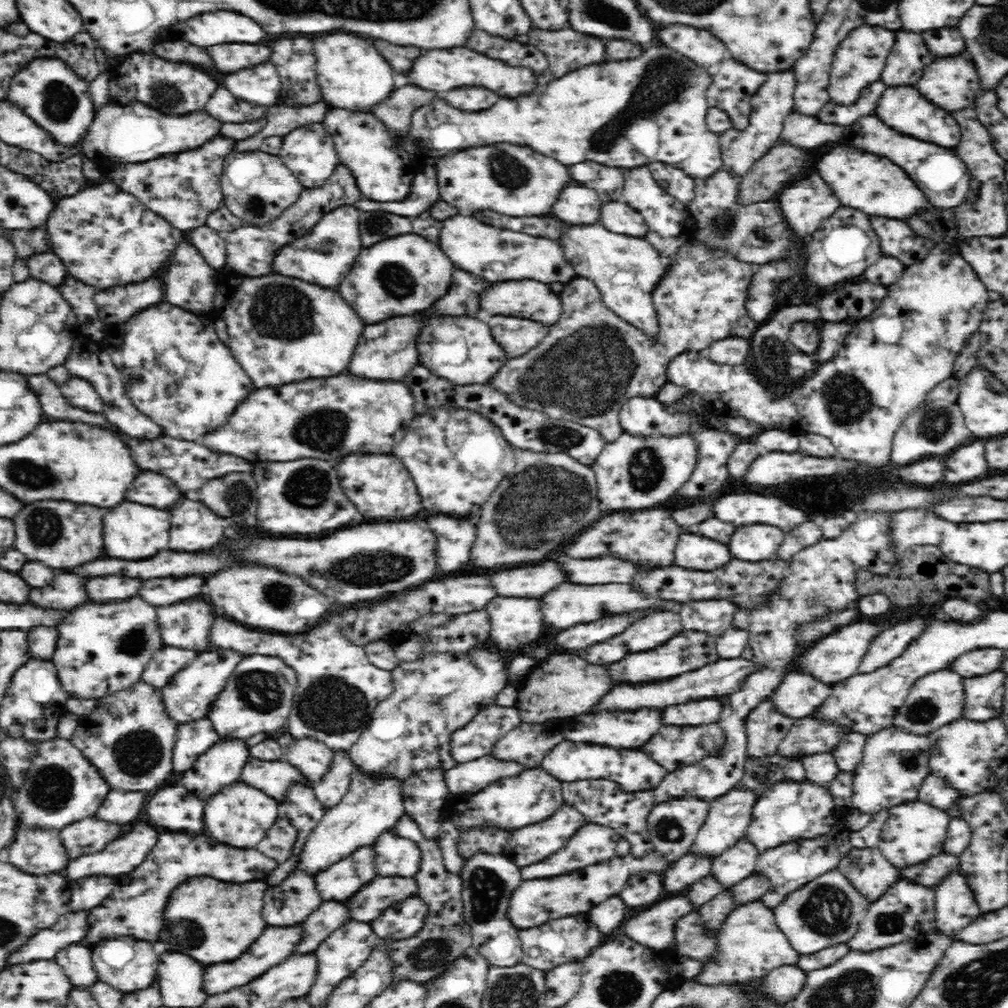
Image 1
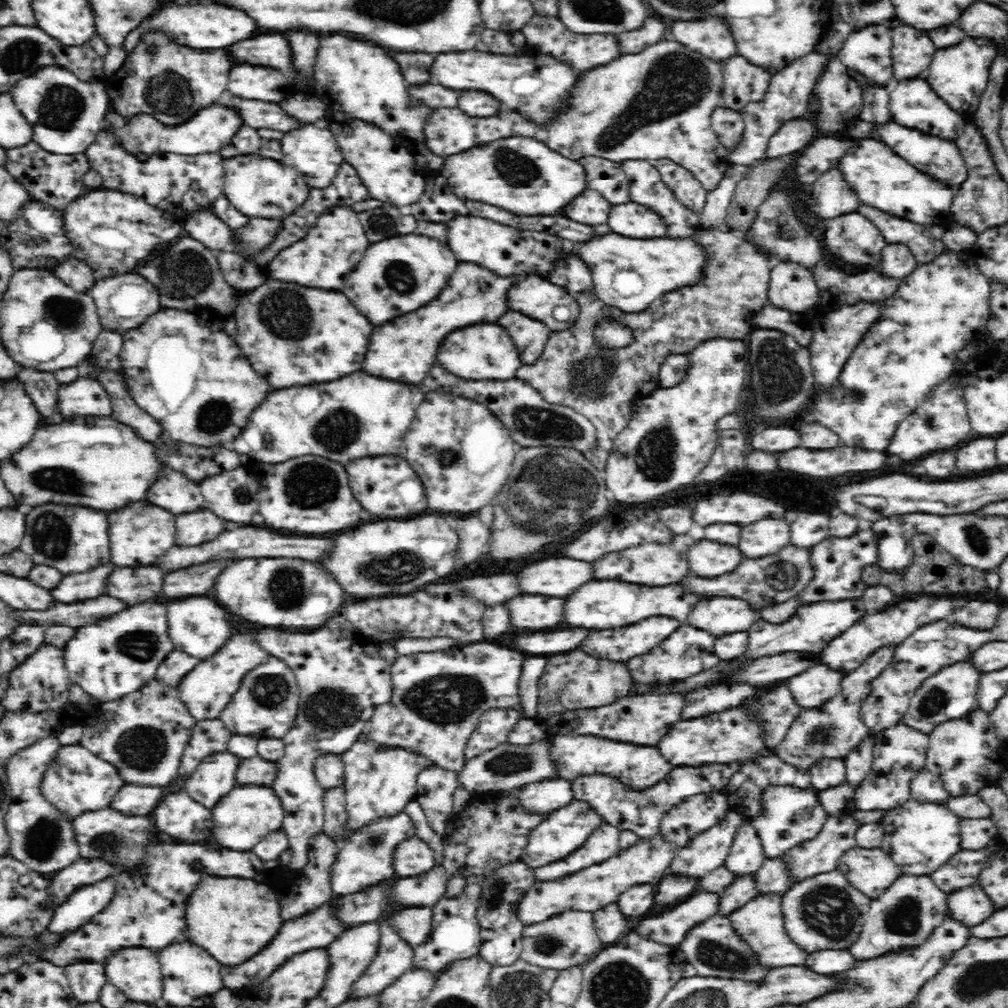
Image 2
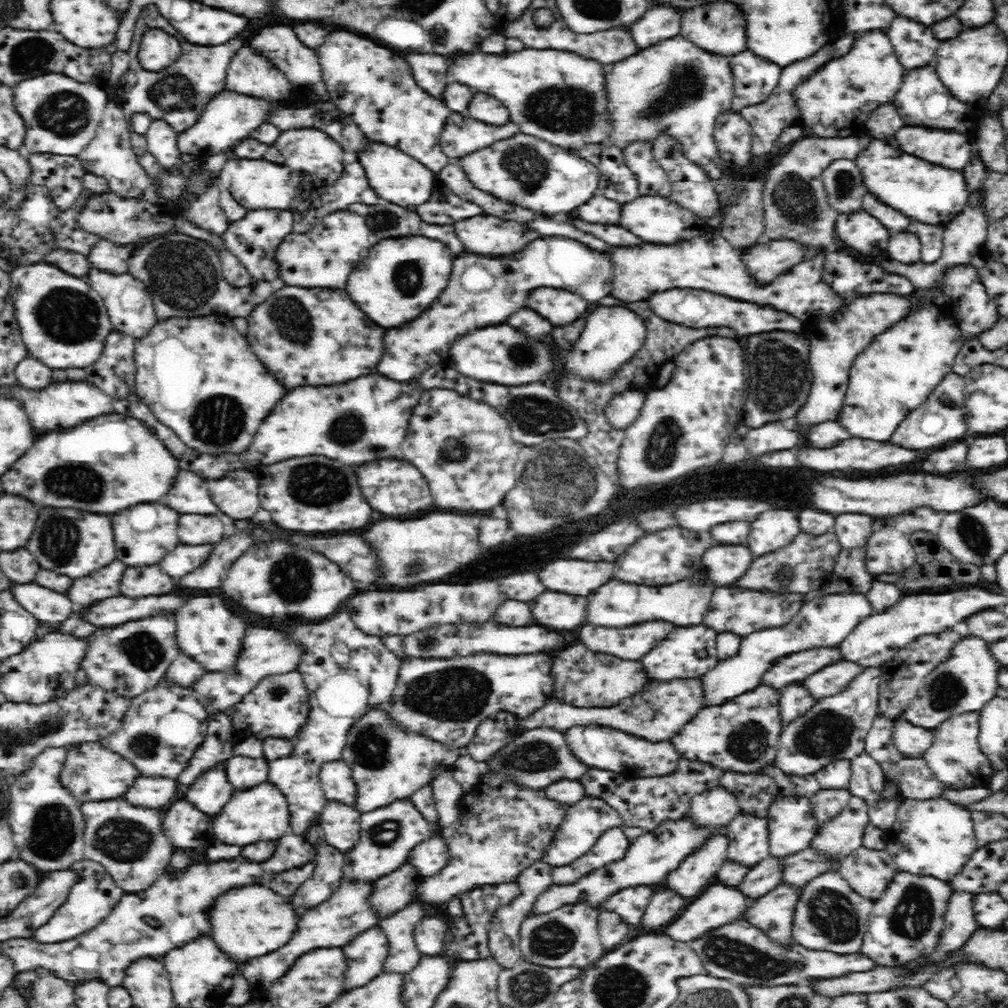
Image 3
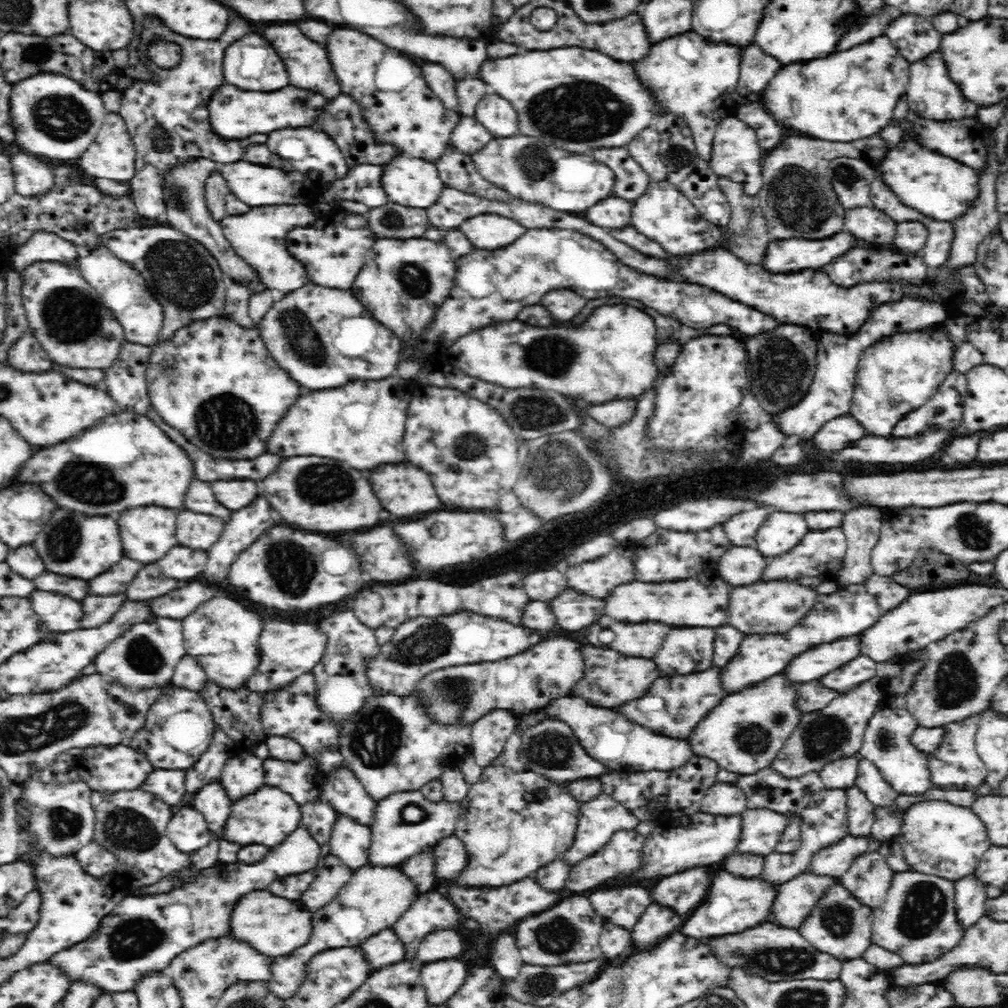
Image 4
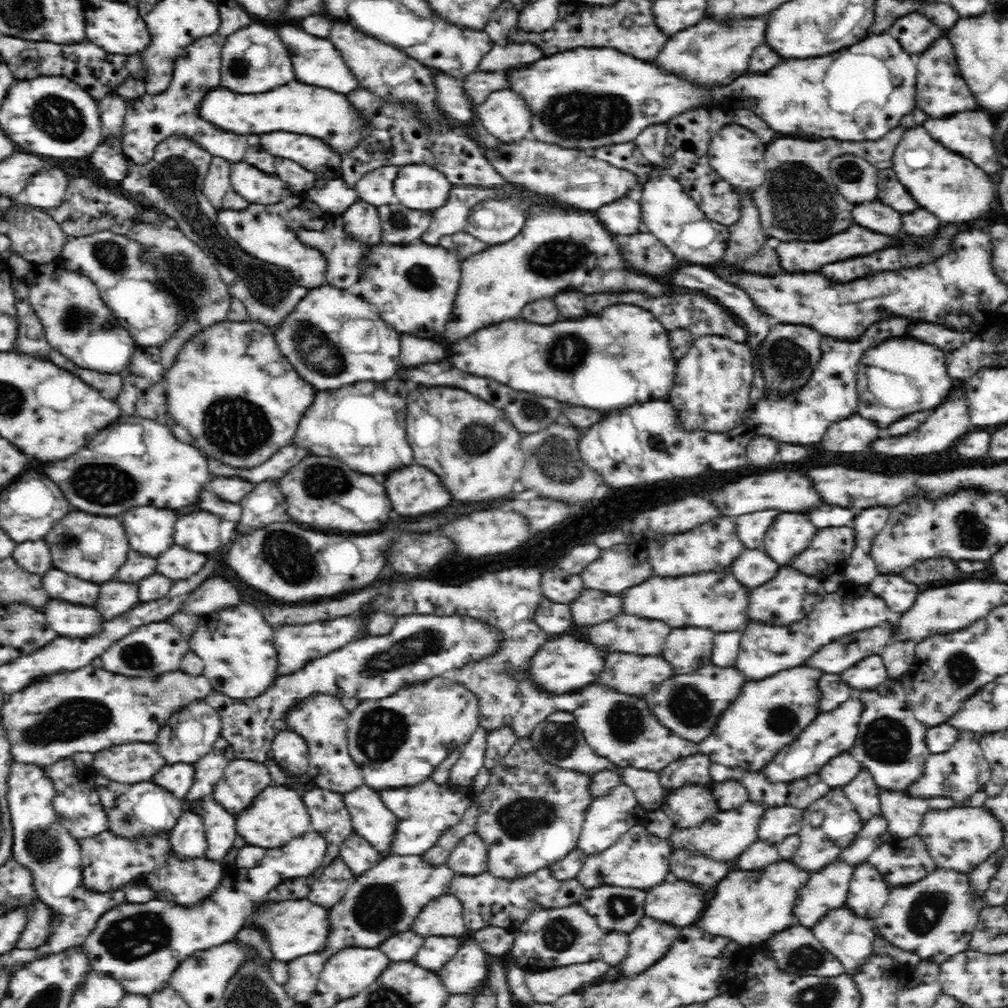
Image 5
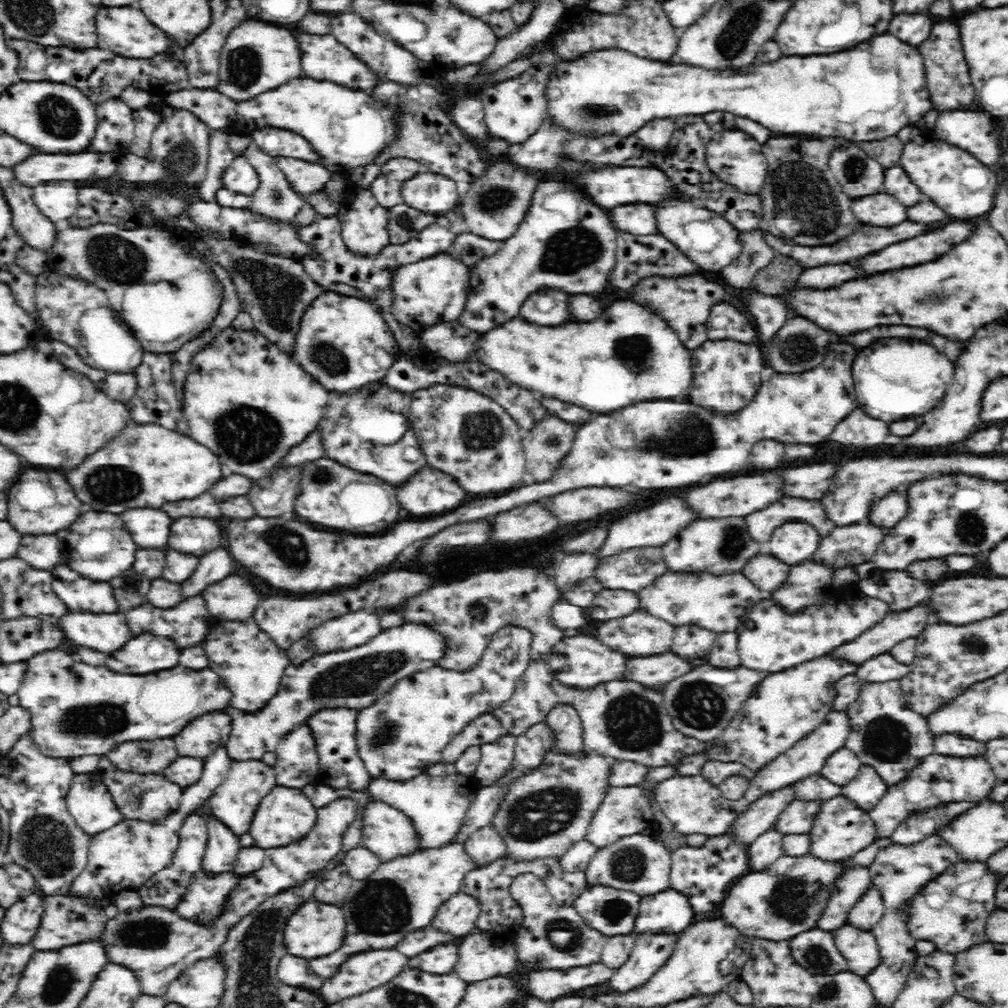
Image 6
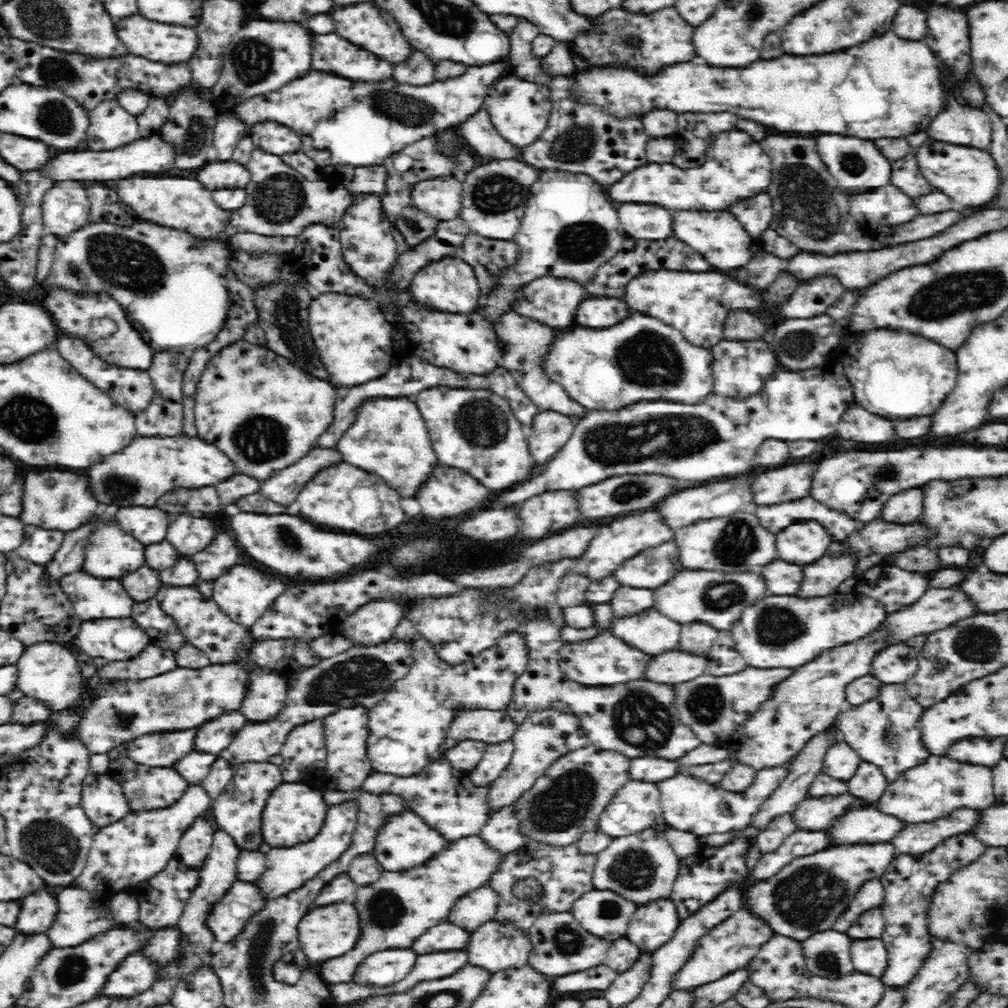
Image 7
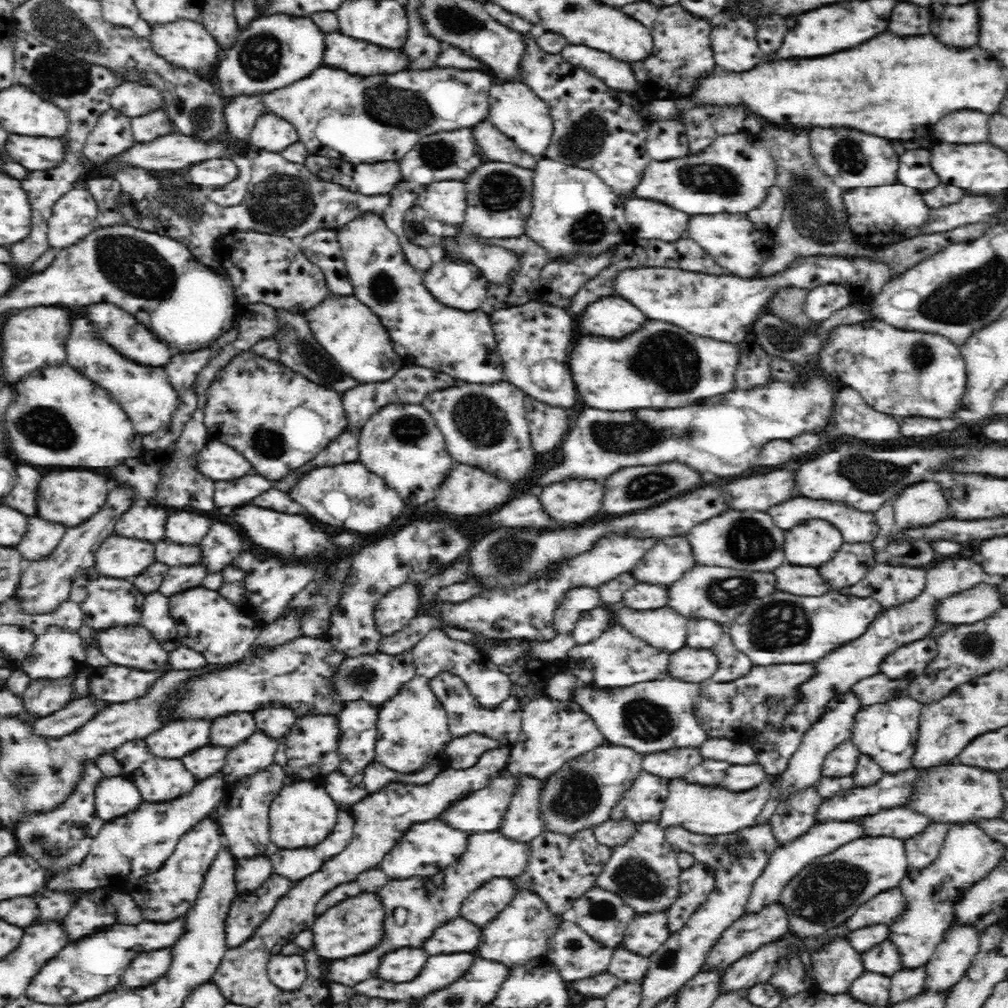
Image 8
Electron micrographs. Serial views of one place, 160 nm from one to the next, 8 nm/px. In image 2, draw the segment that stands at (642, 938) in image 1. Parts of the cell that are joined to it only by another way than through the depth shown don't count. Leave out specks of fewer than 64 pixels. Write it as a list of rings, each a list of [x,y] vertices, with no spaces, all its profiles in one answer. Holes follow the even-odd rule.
[[[698,890],[698,894],[678,904],[666,916],[660,914],[644,920],[638,932],[666,945],[679,945],[692,930],[710,918],[720,916],[720,910],[720,893]]]

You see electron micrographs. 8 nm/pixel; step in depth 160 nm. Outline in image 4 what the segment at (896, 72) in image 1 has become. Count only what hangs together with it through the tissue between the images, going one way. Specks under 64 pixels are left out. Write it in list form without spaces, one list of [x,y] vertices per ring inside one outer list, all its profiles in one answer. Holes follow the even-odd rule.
[[[906,14],[898,20],[895,18],[886,27],[885,35],[910,62],[922,60],[938,50],[942,40],[942,34],[918,14]]]

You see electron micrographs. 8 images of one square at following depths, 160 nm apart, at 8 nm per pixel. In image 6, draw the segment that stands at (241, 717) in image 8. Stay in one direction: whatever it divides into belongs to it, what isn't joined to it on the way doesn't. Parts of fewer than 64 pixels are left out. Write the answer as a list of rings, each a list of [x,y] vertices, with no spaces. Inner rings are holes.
[[[224,711],[202,714],[174,736],[178,754],[203,759],[210,756],[226,746],[231,726],[232,717]]]

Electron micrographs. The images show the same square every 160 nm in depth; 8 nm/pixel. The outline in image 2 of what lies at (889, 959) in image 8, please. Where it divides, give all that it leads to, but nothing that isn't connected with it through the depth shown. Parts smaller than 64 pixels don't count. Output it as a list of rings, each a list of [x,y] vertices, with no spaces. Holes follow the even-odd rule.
[[[831,870],[798,881],[782,896],[784,923],[790,938],[806,952],[849,950],[858,940],[873,899],[868,898],[839,871]]]

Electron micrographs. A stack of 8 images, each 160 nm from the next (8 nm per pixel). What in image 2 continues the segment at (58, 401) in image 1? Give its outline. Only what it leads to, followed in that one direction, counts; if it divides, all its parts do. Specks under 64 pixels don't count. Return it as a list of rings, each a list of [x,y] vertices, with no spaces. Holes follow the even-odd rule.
[[[23,367],[15,379],[24,386],[28,396],[40,408],[42,416],[52,414],[52,402],[56,402],[56,390],[60,384],[51,372]]]

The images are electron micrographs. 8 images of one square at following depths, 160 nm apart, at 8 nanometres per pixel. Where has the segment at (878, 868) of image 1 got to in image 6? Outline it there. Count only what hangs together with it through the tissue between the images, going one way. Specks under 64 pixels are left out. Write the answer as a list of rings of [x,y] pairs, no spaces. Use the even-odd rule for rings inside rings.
[[[872,886],[870,891],[866,892],[866,896],[860,898],[860,902],[856,902],[856,906],[852,908],[847,924],[856,930],[870,932],[881,922],[884,912],[881,894],[875,886]]]

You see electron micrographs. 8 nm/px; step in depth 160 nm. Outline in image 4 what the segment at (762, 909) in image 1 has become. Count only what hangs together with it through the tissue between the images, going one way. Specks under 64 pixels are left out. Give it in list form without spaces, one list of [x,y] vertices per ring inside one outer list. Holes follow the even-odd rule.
[[[808,871],[780,885],[769,923],[800,929],[839,877]]]

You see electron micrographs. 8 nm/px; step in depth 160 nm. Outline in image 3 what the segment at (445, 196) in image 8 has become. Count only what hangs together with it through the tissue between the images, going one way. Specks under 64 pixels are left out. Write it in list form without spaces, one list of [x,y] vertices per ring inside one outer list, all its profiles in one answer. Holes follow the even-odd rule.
[[[368,140],[368,150],[360,152],[358,160],[364,162],[370,186],[382,198],[386,198],[394,204],[400,204],[400,206],[420,206],[420,204],[426,204],[432,198],[434,180],[438,180],[436,173],[405,152]]]

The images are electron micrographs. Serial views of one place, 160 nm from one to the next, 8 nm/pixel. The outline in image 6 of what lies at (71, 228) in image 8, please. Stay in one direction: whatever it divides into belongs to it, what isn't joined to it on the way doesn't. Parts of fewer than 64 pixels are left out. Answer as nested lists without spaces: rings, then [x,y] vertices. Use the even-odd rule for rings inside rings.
[[[52,181],[33,188],[34,203],[58,227],[65,226],[72,216],[76,216],[80,206],[78,194],[79,184],[70,181]]]

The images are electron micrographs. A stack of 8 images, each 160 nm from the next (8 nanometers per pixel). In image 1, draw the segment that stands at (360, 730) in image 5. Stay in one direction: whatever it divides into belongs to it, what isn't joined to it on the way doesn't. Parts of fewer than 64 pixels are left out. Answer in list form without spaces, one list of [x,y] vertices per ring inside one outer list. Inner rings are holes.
[[[351,759],[352,774],[350,774],[350,785],[348,792],[342,801],[327,814],[314,832],[300,855],[298,869],[304,869],[308,873],[318,874],[332,863],[346,858],[354,850],[366,844],[375,843],[382,833],[390,831],[405,814],[404,807],[404,780],[400,778],[389,778],[383,774],[373,774],[362,770],[358,763]]]

